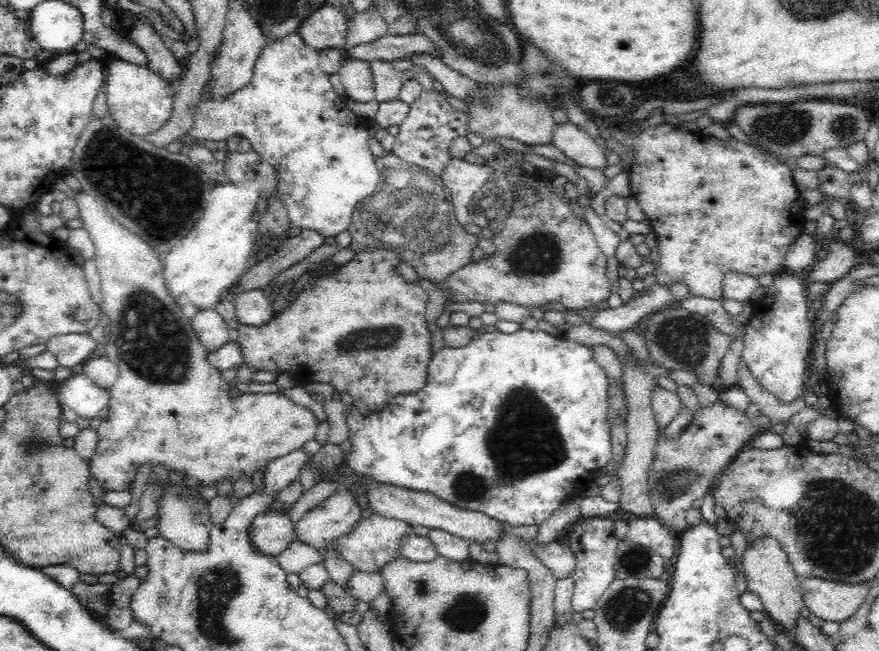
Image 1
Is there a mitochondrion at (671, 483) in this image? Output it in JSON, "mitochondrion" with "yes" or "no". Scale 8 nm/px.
{"mitochondrion":"yes"}

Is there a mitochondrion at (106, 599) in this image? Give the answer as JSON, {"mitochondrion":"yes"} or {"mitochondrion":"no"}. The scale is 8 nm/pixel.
{"mitochondrion":"yes"}

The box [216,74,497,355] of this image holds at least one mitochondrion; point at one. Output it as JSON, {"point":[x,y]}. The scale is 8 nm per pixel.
{"point":[424,193]}

